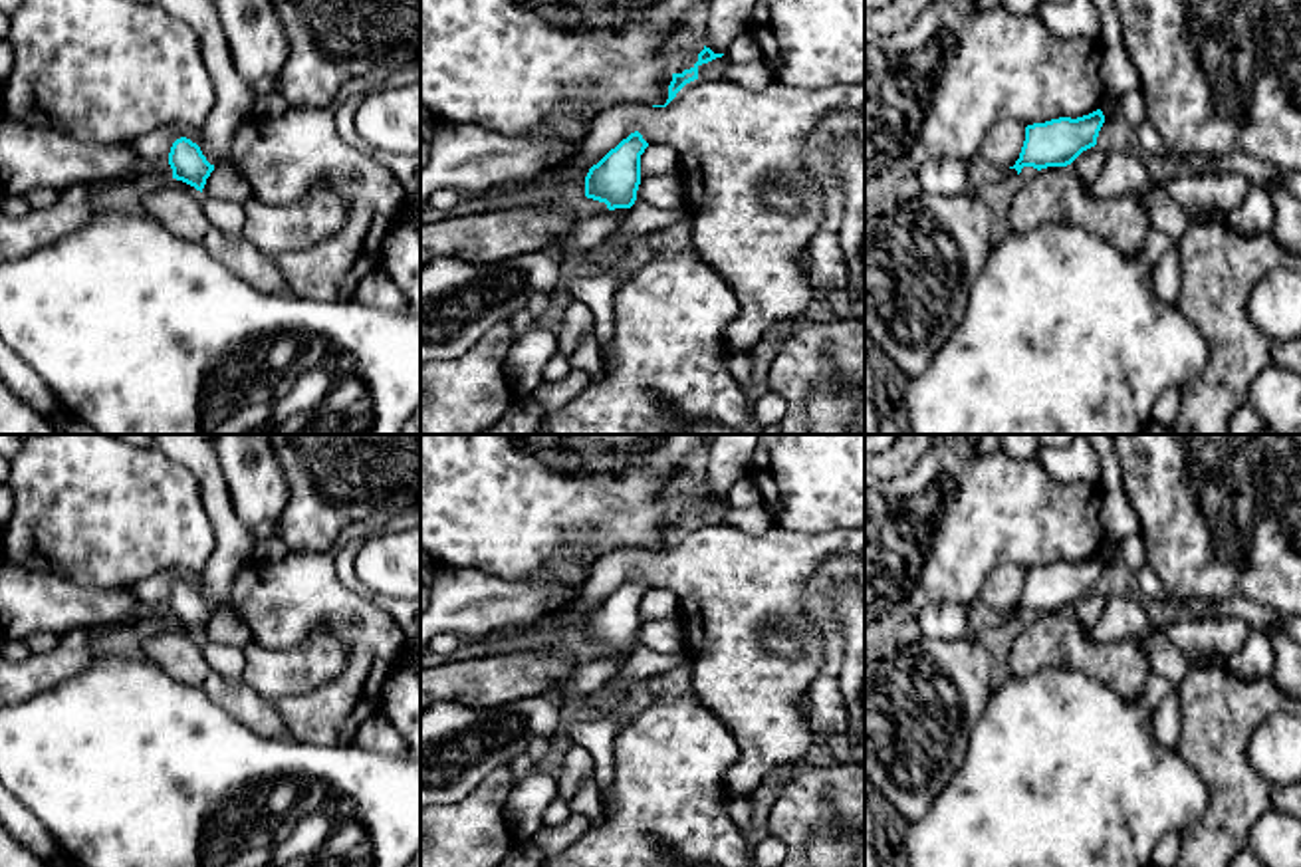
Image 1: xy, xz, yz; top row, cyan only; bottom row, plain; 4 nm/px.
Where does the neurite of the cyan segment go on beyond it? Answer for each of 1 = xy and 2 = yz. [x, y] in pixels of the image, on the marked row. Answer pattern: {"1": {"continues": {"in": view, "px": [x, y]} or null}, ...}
{"1": {"continues": null}, "2": {"continues": null}}

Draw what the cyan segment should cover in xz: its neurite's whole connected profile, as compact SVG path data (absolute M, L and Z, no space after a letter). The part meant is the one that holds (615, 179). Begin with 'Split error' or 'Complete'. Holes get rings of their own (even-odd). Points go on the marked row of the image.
Complete. M639 131L611 149L585 177L585 196L605 202L609 210L631 208L641 185L641 155L649 143Z

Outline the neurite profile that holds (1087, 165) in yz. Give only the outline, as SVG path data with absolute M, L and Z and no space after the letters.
M1091 147L1083 151L1069 167L1083 179L1083 183L1091 185L1105 163L1107 151L1101 147Z

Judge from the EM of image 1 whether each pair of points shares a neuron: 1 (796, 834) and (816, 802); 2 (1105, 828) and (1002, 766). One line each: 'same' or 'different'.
1: same
2: same

